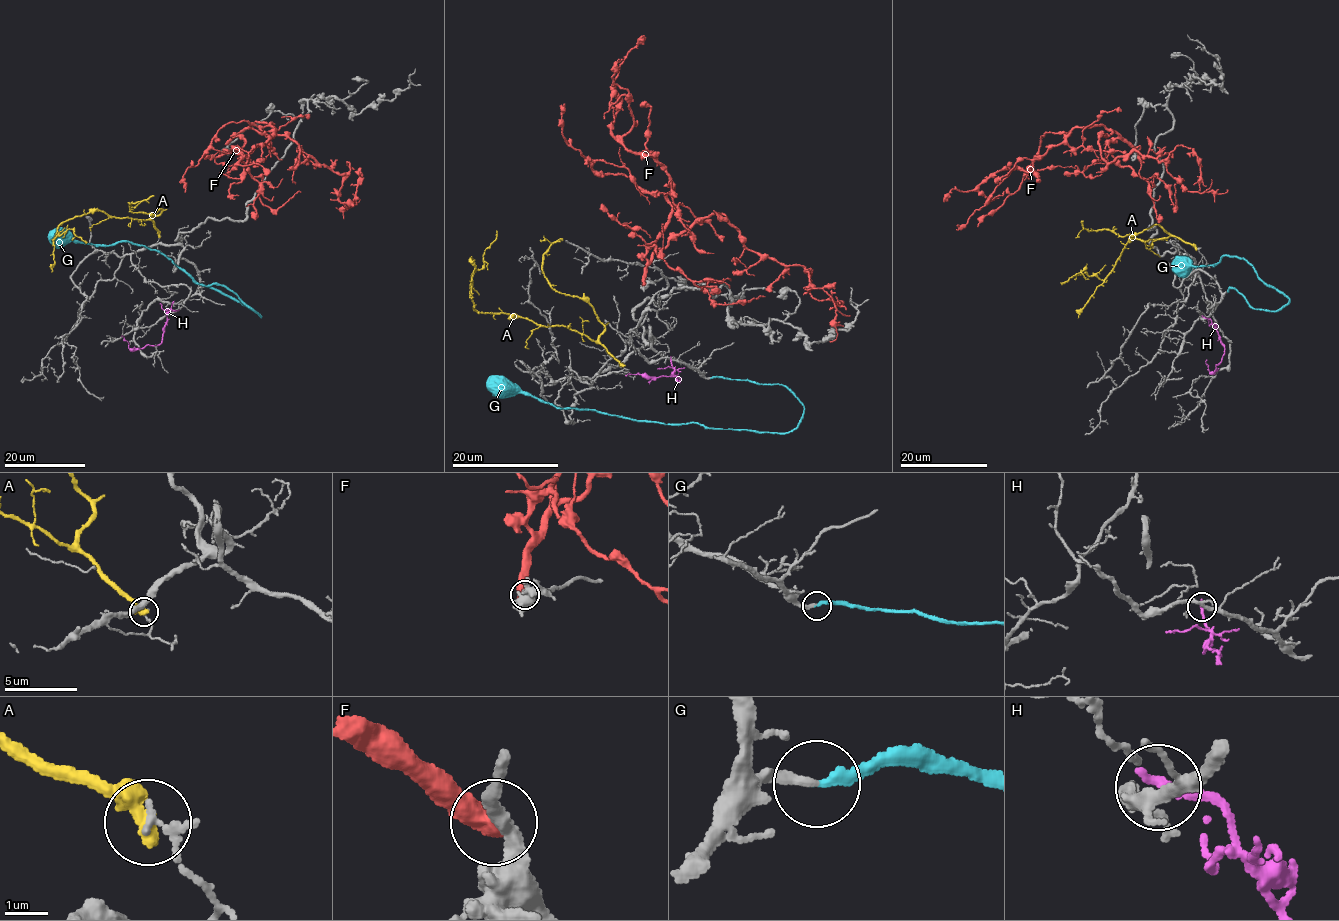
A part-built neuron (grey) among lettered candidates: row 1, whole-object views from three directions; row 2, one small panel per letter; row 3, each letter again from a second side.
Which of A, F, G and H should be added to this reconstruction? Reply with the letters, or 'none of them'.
G

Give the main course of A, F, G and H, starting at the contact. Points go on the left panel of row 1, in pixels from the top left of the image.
A: (159, 235), (151, 220), (107, 216), (102, 211), (93, 210), (60, 225), (53, 240), (71, 229), (87, 242)
F: (228, 143), (250, 129), (295, 142), (299, 162), (311, 156), (344, 174), (338, 196), (347, 208), (335, 208)
G: (207, 286), (225, 285), (261, 316), (196, 284), (144, 246), (74, 242), (49, 233)
H: (173, 302), (159, 344), (129, 348), (121, 336)

